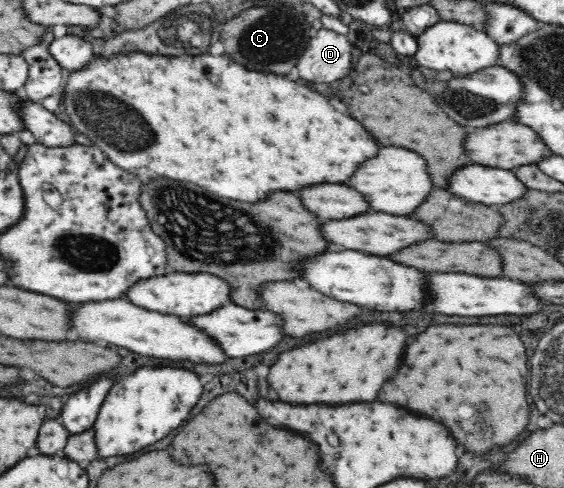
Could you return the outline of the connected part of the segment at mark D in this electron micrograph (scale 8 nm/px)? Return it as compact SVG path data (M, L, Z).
M323 27L303 51L303 57L297 63L297 71L301 77L311 81L329 83L335 79L341 80L352 71L351 53L353 43L347 39L347 35Z

